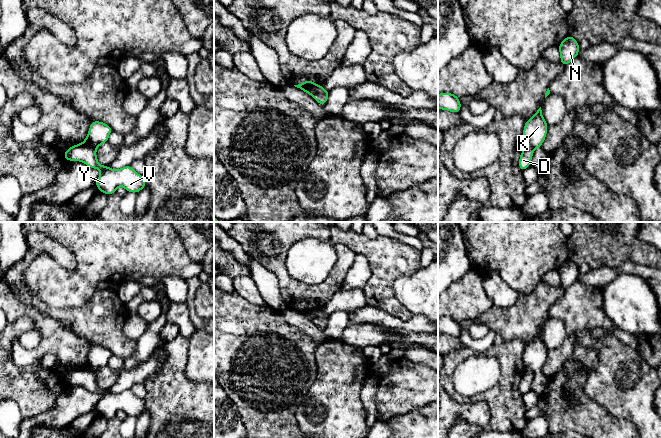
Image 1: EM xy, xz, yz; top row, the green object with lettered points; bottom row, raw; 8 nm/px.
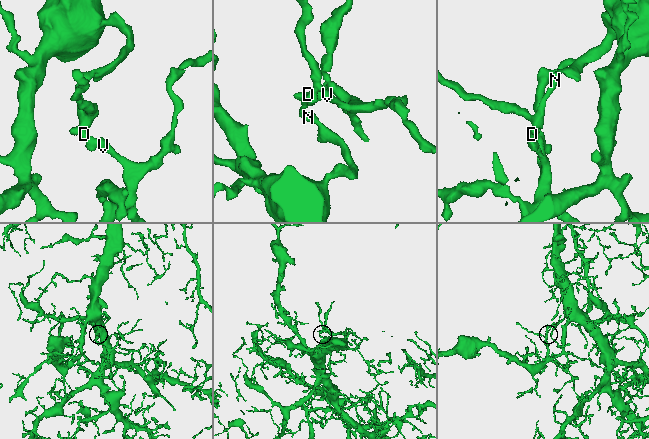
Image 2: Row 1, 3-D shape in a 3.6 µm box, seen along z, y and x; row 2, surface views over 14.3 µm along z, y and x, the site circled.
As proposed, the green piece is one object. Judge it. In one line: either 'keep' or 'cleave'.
cleave

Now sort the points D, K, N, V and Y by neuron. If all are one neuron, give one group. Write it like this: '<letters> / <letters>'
D V Y / K N

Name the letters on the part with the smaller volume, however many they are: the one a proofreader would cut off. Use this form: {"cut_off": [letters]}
{"cut_off": ["D", "V", "Y"]}

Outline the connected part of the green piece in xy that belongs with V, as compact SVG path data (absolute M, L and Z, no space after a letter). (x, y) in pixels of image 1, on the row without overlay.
M85 365L66 374L64 382L69 385L81 385L90 392L100 394L101 399L95 409L99 415L107 419L115 417L119 410L135 418L146 410L144 401L136 397L130 389L118 394L100 389L97 385L96 373Z

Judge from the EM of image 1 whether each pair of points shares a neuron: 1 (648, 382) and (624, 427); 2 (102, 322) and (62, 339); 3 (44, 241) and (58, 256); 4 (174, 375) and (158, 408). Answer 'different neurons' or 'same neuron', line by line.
1: different neurons
2: different neurons
3: same neuron
4: same neuron

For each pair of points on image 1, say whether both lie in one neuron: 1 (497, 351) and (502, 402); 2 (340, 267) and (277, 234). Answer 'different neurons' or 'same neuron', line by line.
1: same neuron
2: same neuron

